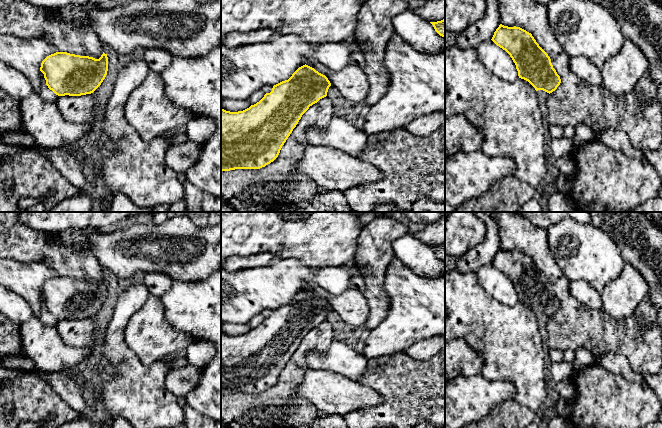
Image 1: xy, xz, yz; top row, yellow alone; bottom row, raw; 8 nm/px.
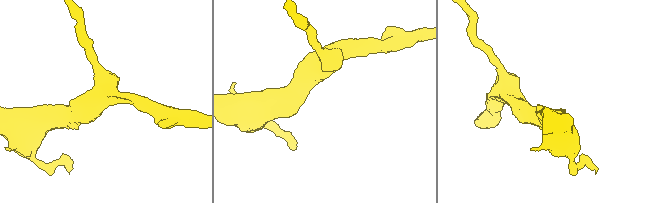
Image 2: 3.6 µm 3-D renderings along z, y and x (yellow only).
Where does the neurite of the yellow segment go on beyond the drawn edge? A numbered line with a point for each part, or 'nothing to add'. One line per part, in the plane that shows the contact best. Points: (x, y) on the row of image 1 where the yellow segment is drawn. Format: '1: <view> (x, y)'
nothing to add

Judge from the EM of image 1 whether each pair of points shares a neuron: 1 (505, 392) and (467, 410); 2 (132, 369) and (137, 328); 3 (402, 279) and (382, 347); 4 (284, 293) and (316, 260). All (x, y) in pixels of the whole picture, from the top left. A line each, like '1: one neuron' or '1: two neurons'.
1: one neuron
2: two neurons
3: one neuron
4: two neurons

